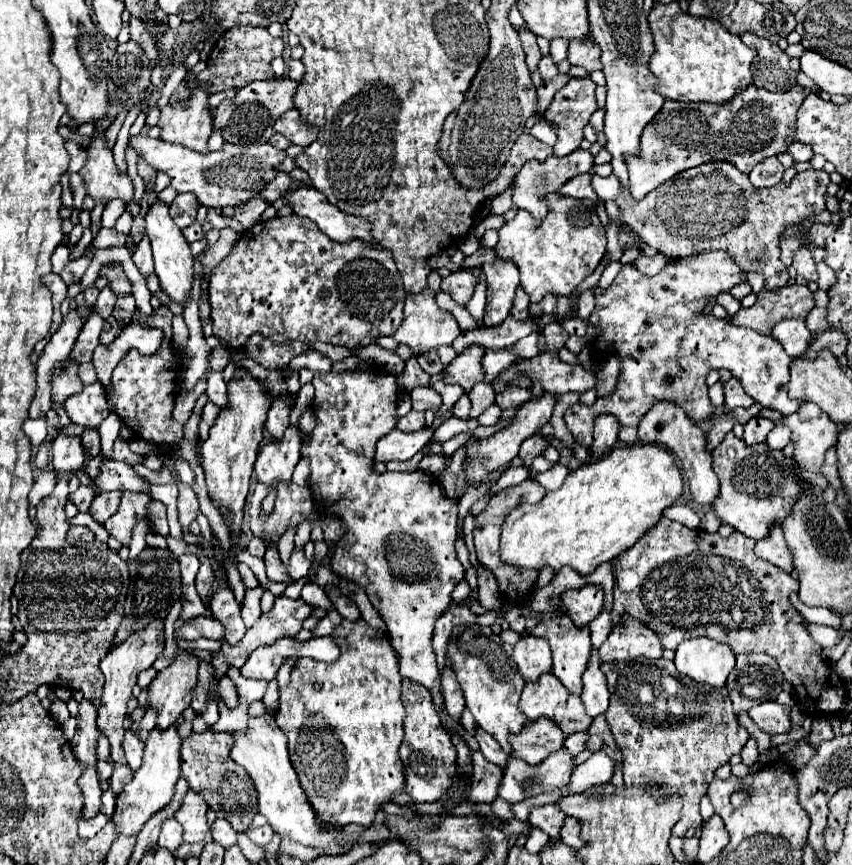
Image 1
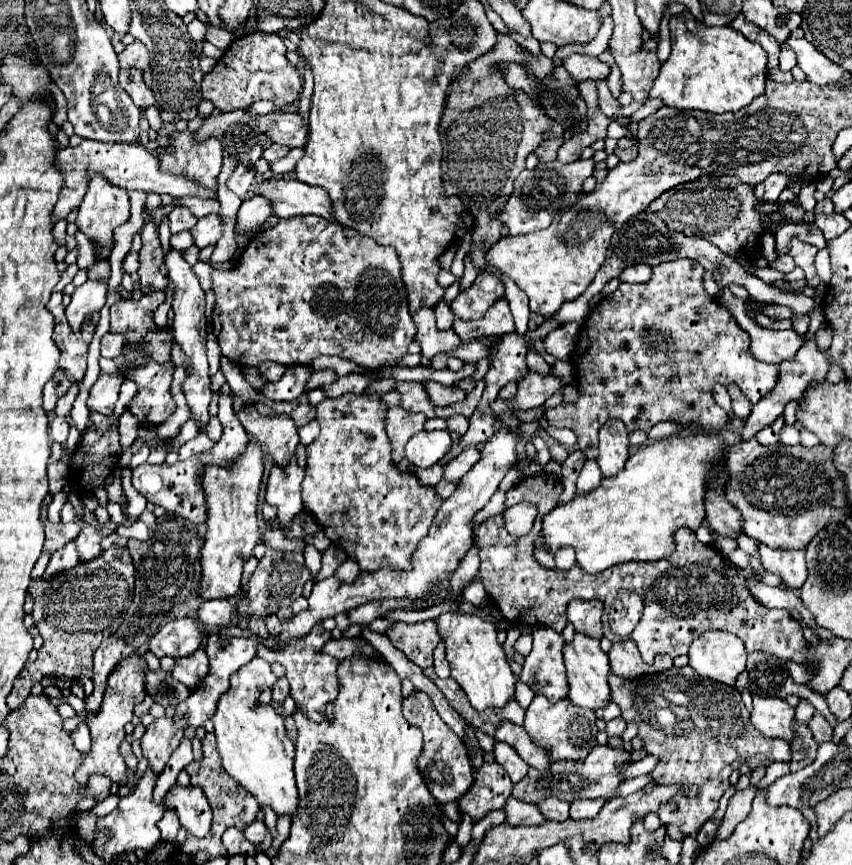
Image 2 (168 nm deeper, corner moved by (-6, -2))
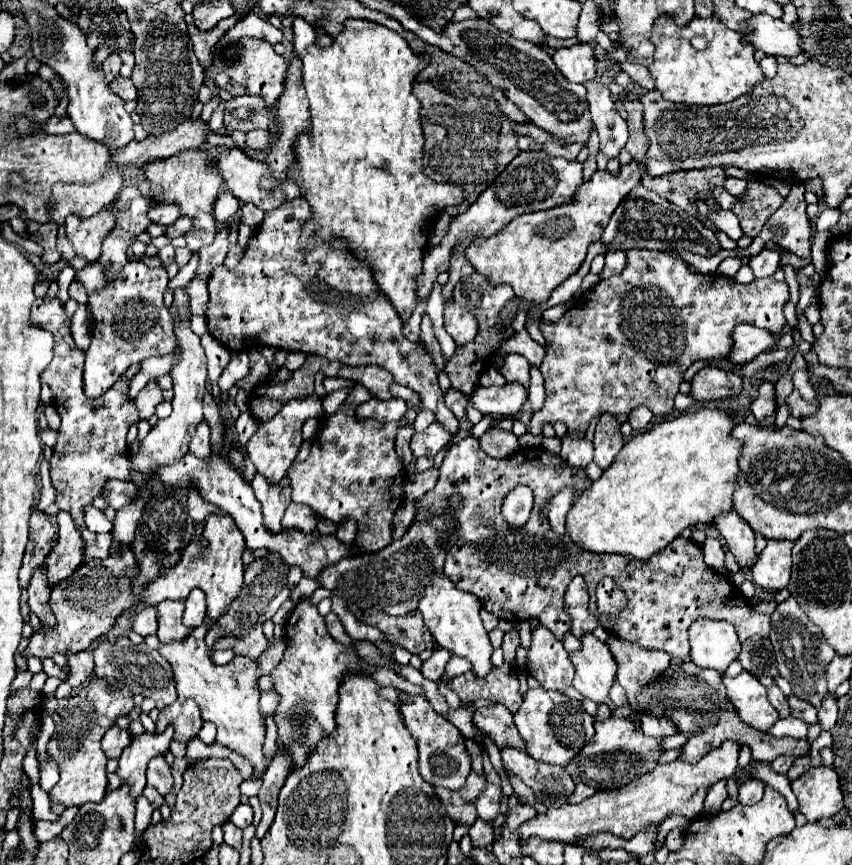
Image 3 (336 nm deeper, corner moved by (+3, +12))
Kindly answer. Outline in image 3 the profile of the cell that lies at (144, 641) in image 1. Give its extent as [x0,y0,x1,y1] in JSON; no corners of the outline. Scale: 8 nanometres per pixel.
[46,680,134,808]

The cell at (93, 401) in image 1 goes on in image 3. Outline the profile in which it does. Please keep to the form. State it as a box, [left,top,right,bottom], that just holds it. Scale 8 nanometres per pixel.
[84,260,176,398]

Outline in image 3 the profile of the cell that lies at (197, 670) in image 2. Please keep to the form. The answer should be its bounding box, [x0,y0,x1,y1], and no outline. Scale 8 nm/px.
[156,600,192,644]

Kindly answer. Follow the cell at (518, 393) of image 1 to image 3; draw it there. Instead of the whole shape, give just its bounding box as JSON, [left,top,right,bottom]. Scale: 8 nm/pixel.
[480,368,506,386]

